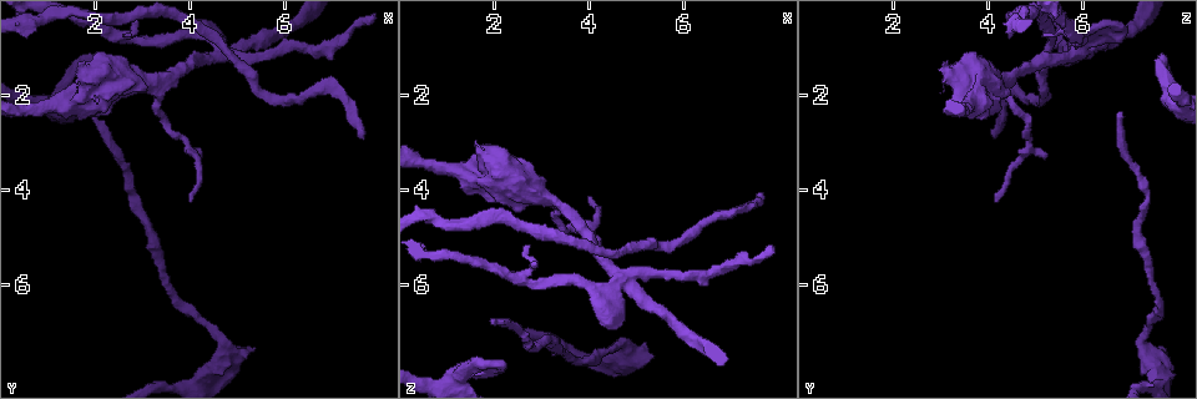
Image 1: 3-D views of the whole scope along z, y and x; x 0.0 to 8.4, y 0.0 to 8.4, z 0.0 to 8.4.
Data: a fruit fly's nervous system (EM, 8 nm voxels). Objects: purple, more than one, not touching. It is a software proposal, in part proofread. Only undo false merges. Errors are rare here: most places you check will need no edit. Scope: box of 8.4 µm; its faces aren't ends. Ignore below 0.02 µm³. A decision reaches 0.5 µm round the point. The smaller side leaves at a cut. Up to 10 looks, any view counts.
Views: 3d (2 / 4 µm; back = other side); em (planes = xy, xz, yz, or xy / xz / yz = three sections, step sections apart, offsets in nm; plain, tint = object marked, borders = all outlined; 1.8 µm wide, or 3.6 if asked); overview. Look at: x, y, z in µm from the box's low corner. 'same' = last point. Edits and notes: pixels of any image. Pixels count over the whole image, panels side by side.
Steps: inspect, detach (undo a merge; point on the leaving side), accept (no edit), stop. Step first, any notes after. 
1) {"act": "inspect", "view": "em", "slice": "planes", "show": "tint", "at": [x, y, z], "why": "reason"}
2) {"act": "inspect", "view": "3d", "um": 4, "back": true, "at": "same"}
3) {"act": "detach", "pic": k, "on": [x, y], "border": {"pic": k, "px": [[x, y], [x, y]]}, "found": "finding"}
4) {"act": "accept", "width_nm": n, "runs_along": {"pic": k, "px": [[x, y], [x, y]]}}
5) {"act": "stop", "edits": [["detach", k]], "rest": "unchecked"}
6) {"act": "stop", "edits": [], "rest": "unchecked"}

{"act": "inspect", "view": "em", "slice": "planes", "show": "tint", "at": [4.60, 1.00, 5.95], "why": "four or more arms meet"}

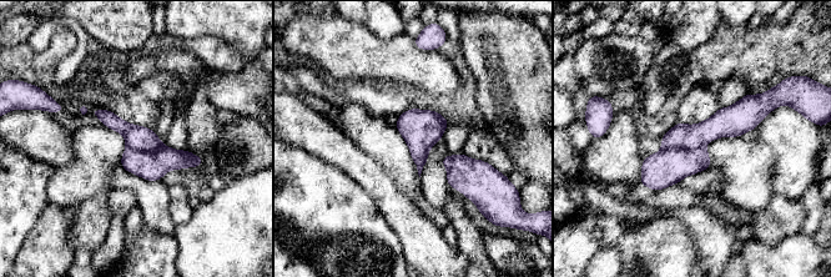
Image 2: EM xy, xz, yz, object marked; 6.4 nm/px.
{"act": "detach", "pic": 2, "on": [683, 136], "border": {"pic": 2, "px": [[704, 146], [694, 149], [661, 149]]}, "found": "a second cell is stuck on"}

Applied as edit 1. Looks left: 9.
{"act": "inspect", "view": "em", "um": 3.6, "slice": "planes", "show": "tint", "at": [2.60, 1.70, 4.00], "why": "sudden change in width"}

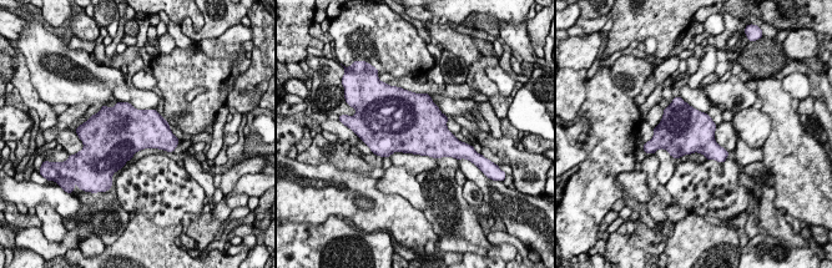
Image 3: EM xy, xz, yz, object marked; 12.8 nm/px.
{"act": "accept", "width_nm": 650, "found": "all the same cell"}

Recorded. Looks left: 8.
{"act": "inspect", "view": "3d", "um": 2, "at": [1.35, 2.10, 7.85], "why": "branch point"}

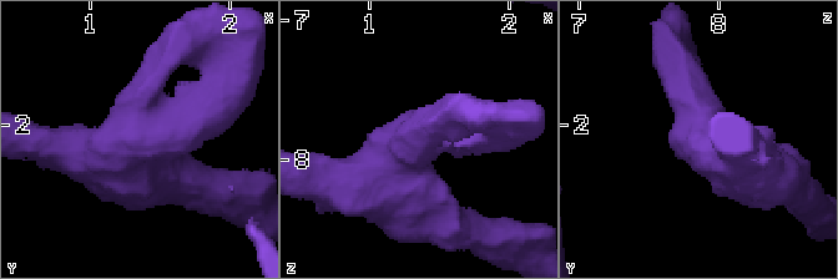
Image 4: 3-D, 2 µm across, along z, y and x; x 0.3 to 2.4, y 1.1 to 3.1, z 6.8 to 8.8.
{"act": "inspect", "view": "em", "slice": "xz", "step": 8, "show": "tint", "at": [1.32, 2.10, 7.84]}

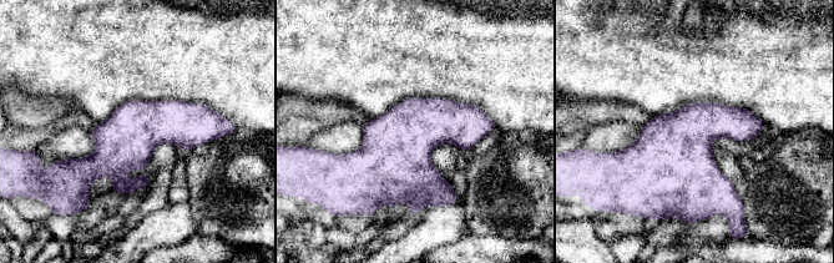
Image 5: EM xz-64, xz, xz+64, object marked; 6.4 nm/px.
{"act": "inspect", "view": "em", "slice": "planes", "show": "tint", "at": "same"}

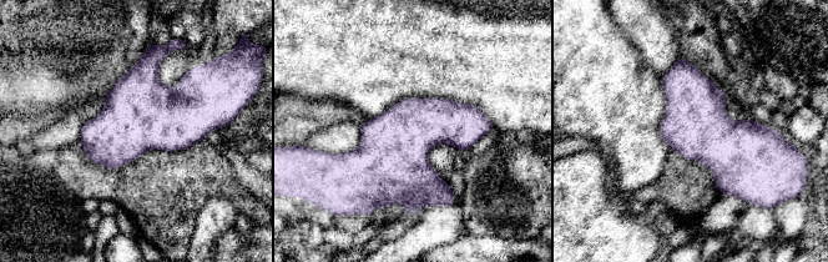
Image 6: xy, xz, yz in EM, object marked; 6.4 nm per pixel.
{"act": "accept", "found": "one cell here"}

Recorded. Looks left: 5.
{"act": "inspect", "view": "em", "slice": "planes", "show": "tint", "at": [4.85, 7.55, 7.55], "why": "two arms at a narrow angle"}

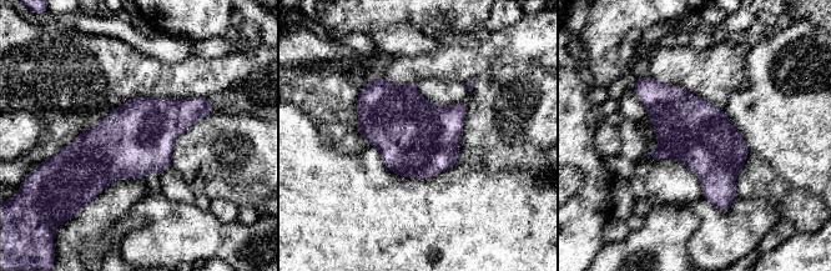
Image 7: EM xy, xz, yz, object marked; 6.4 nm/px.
{"act": "accept", "width_nm": 420, "found": "one cell here"}

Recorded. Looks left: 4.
{"act": "stop", "edits": [["detach", 2]], "rest": "unchecked"}

